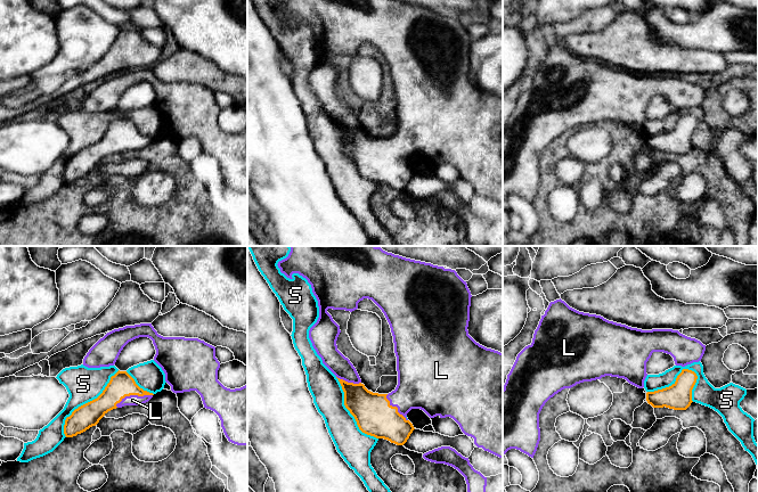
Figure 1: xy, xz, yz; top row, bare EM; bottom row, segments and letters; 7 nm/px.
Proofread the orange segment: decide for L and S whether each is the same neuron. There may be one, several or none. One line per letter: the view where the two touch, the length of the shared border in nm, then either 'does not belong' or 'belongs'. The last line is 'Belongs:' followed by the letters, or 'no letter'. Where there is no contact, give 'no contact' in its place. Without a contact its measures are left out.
L: contact in xy; length 280 nm; belongs
S: contact in yz; length 380 nm; does not belong
Belongs: L

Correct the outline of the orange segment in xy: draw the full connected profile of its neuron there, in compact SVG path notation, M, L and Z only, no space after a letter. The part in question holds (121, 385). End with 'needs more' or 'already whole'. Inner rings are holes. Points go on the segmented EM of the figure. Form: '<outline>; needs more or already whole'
M119 370L97 399L79 407L66 418L64 434L66 437L76 436L96 426L108 411L124 405L144 404L153 395L140 388L127 371Z; needs more

